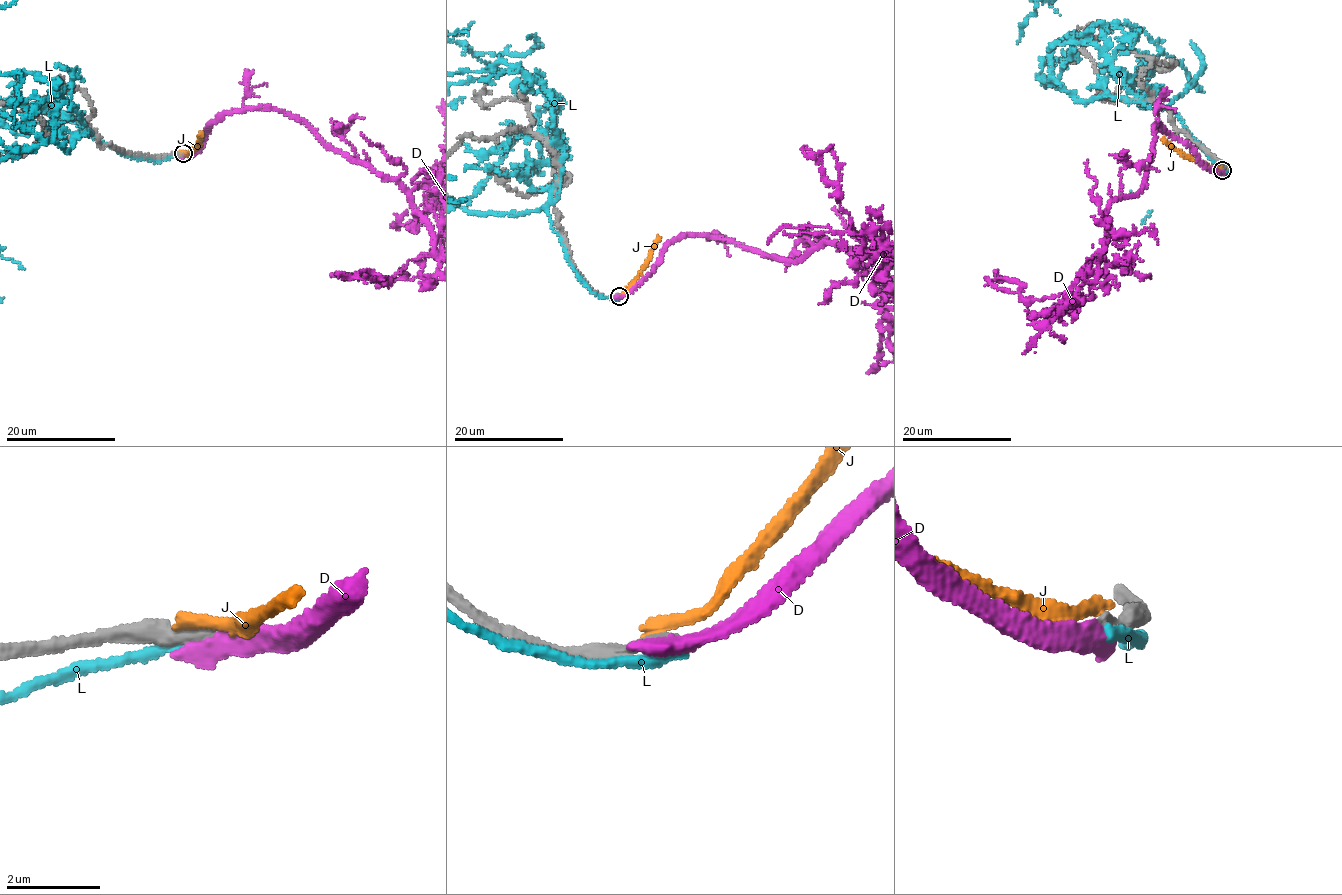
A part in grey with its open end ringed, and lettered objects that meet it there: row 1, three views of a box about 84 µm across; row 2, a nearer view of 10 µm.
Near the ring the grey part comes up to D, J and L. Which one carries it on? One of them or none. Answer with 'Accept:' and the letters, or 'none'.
Accept: none

